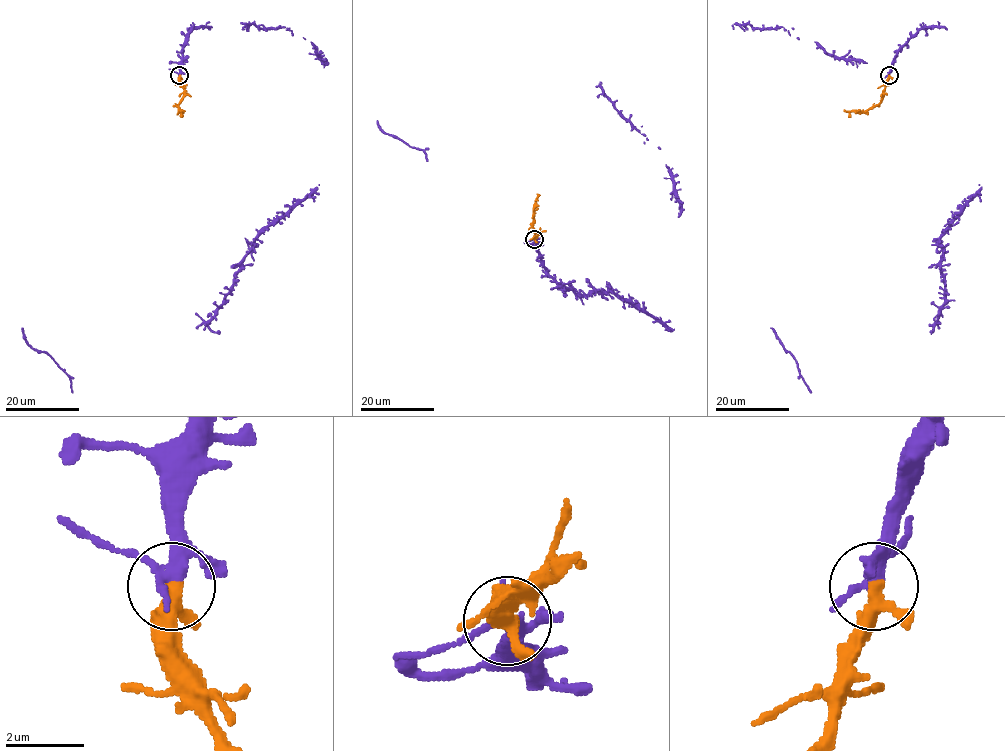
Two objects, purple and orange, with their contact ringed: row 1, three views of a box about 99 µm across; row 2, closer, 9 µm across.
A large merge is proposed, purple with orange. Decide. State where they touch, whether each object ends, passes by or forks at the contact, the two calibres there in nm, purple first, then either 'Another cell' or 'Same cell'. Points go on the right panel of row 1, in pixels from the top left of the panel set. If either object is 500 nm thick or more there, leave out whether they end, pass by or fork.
Place: (889, 75). At the ring purple forks. At the ring orange passes by. Thickness 260 nm (purple) against 320 nm. Same cell

